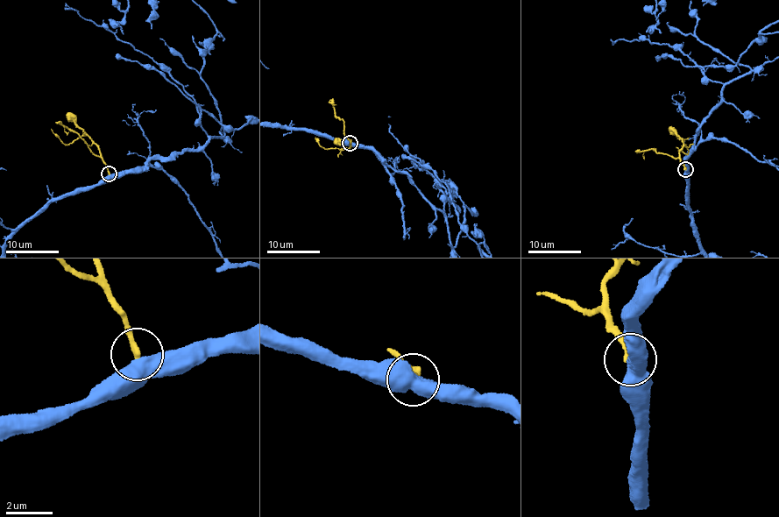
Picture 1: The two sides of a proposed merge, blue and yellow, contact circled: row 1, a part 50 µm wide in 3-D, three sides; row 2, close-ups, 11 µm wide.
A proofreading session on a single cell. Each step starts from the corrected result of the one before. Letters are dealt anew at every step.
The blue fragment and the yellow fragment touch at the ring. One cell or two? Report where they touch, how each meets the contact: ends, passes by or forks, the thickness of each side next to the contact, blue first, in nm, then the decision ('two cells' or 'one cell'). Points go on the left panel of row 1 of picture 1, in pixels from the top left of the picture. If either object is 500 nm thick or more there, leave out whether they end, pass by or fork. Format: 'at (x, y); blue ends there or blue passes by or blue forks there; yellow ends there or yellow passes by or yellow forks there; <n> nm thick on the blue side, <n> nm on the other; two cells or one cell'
at (109, 173); 500 nm thick on the blue side, 280 nm on the other; one cell

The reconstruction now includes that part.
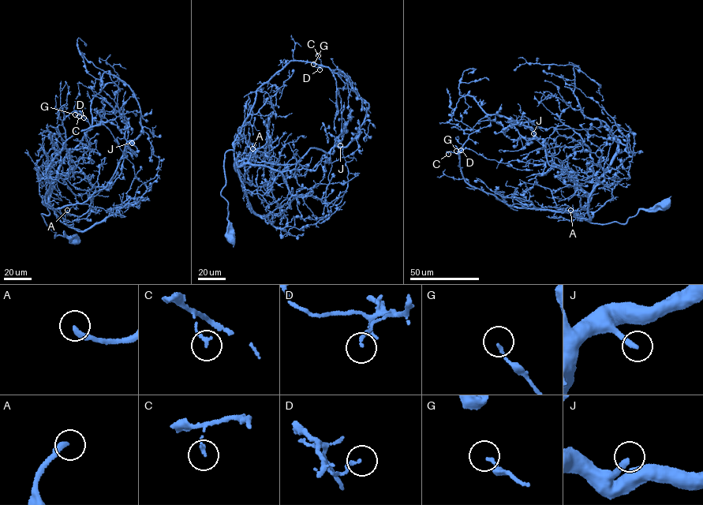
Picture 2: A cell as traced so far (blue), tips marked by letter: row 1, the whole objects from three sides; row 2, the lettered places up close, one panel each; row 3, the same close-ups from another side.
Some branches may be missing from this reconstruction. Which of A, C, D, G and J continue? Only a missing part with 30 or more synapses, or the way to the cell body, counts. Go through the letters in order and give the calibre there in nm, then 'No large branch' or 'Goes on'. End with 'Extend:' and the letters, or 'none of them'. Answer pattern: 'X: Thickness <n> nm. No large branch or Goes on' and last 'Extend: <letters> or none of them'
A: Thickness 280 nm. Goes on
C: Thickness 150 nm. No large branch
D: Thickness 130 nm. No large branch
G: Thickness 130 nm. No large branch
J: Thickness 280 nm. Goes on
Extend: A, J

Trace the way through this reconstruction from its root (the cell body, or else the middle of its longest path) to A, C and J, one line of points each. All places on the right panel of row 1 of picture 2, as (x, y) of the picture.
A: (664, 205), (640, 209), (624, 223), (596, 224), (577, 219), (576, 213), (586, 211), (583, 217), (570, 210)
C: (664, 205), (640, 209), (625, 223), (601, 224), (574, 212), (509, 206), (472, 187), (458, 155), (448, 154)
J: (664, 205), (640, 209), (625, 223), (577, 219), (584, 209), (574, 181), (549, 164), (545, 142), (533, 133)

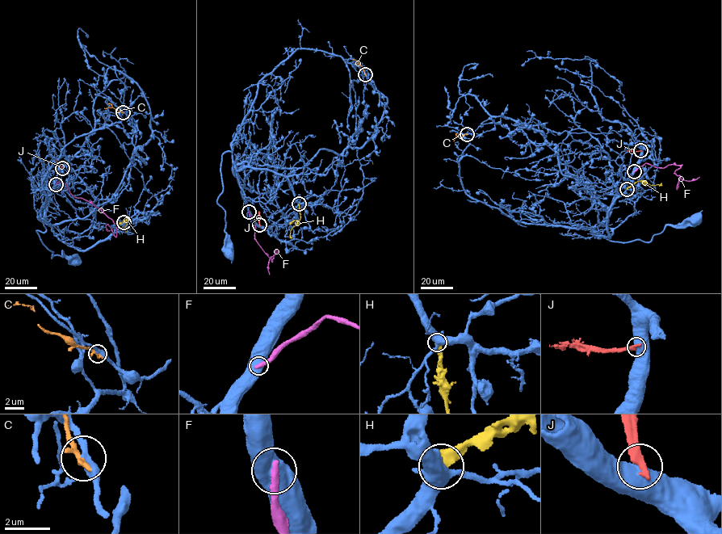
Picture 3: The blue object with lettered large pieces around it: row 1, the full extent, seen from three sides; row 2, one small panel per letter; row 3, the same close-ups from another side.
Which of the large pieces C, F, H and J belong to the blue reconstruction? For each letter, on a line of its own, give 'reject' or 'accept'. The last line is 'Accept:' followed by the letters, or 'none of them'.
C: reject
F: reject
H: reject
J: reject
Accept: none of them

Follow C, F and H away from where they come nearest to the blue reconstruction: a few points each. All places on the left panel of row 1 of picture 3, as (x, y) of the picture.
C: (123, 112), (113, 107), (104, 108)
F: (56, 183), (64, 182), (74, 196), (97, 207), (116, 225), (115, 237), (107, 224), (107, 229), (110, 230)
H: (124, 222), (128, 220), (123, 228), (126, 232)

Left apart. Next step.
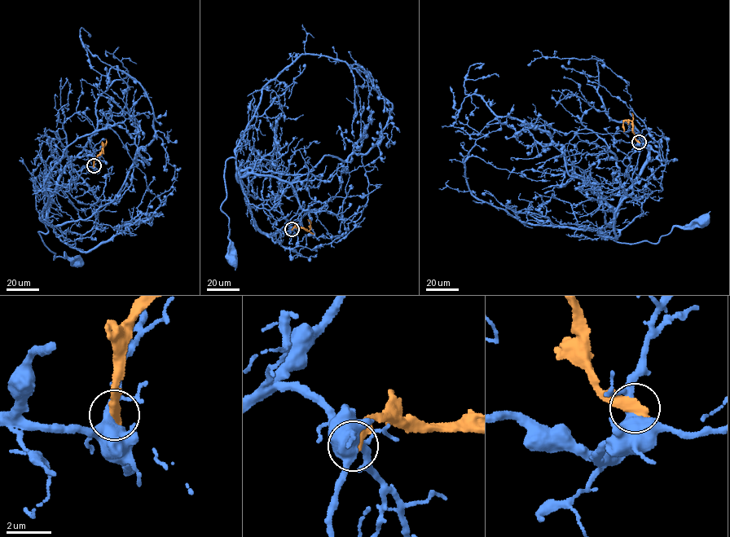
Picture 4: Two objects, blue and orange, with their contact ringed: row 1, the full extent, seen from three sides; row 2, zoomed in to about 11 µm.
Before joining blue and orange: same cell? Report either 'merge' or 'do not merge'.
do not merge

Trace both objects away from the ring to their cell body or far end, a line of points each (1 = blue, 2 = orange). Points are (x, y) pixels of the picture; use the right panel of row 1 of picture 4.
1: (638, 142), (637, 146), (651, 147), (646, 163), (600, 231), (601, 238), (657, 243), (675, 226), (702, 222)
2: (639, 142), (628, 120), (623, 121), (624, 132)

